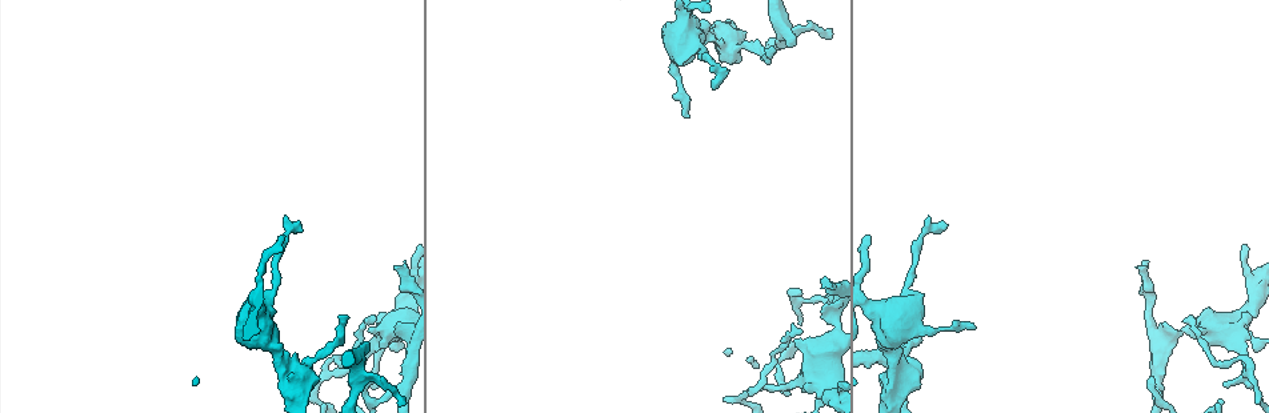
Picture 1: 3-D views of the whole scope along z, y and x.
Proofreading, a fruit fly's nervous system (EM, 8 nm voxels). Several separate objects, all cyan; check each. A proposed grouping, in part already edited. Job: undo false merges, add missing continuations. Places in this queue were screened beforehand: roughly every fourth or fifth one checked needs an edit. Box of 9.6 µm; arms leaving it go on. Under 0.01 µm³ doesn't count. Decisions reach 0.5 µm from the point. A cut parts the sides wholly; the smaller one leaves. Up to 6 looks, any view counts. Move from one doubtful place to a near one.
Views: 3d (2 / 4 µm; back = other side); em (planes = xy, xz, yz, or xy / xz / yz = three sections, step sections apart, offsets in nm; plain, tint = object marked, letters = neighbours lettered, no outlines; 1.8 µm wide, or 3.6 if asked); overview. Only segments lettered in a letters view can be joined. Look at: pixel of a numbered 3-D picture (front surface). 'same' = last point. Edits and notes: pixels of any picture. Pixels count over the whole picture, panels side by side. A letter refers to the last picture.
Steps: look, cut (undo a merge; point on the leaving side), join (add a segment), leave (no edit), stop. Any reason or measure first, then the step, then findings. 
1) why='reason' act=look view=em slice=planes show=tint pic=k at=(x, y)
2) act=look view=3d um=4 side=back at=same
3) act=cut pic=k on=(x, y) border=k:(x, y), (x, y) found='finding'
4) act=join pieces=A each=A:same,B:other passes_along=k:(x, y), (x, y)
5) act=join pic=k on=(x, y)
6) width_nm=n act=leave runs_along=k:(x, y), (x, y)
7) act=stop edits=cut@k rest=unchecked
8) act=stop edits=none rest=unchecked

act=look view=3d um=2 pic=1 at=(682, 92)

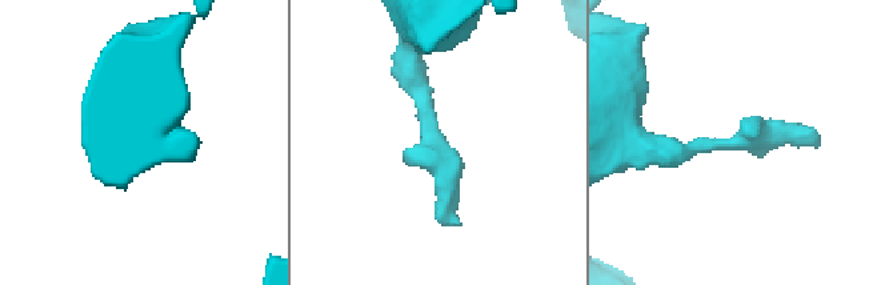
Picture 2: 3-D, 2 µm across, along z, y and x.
act=look view=em slice=yz step=8 show=tint pic=2 at=(431, 142)

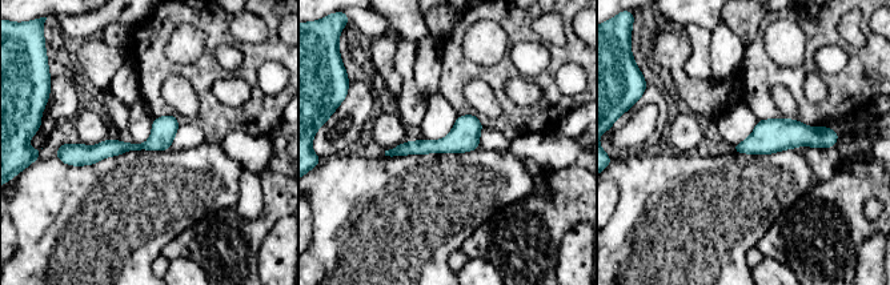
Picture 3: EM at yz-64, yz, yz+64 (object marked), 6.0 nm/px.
why='cut it another way' act=look view=em slice=planes show=letters at=same

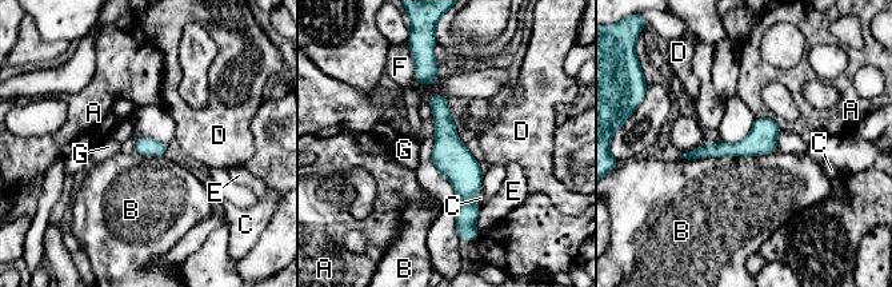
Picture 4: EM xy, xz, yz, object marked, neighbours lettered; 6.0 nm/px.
width_nm=110 act=leave each=A:other,B:other,C:other,D:other,E:other,F:other,G:other found='continuous, no second neuron'

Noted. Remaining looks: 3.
why='long arm stops here' act=look view=3d um=4 side=back pic=1 at=(715, 85)

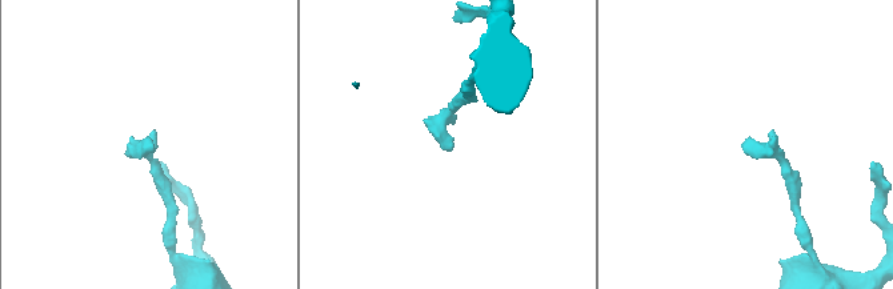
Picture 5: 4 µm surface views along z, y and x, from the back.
act=look view=em slice=yz step=4 show=letters pic=5 at=(447, 145)

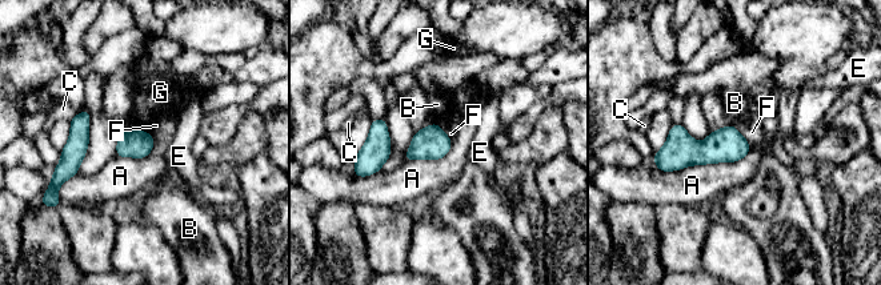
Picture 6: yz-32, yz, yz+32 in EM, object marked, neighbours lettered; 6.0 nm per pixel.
act=look view=em slice=planes show=letters at=same

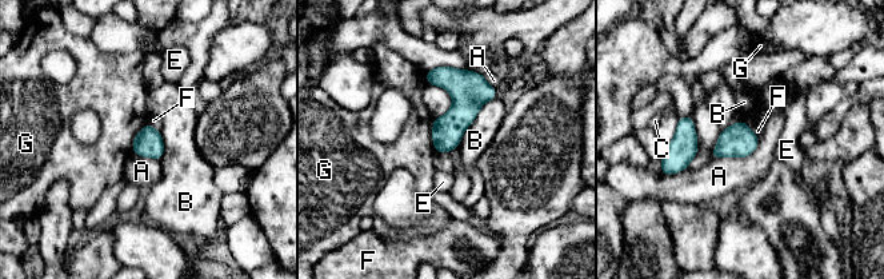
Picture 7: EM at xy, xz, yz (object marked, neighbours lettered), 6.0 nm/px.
act=leave each=A:other,B:other,C:other,E:other,F:other,G:other border=7:(742, 120), (759, 138) found='no lettered segment goes on from it'

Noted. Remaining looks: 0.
act=stop edits=none rest=unchecked

